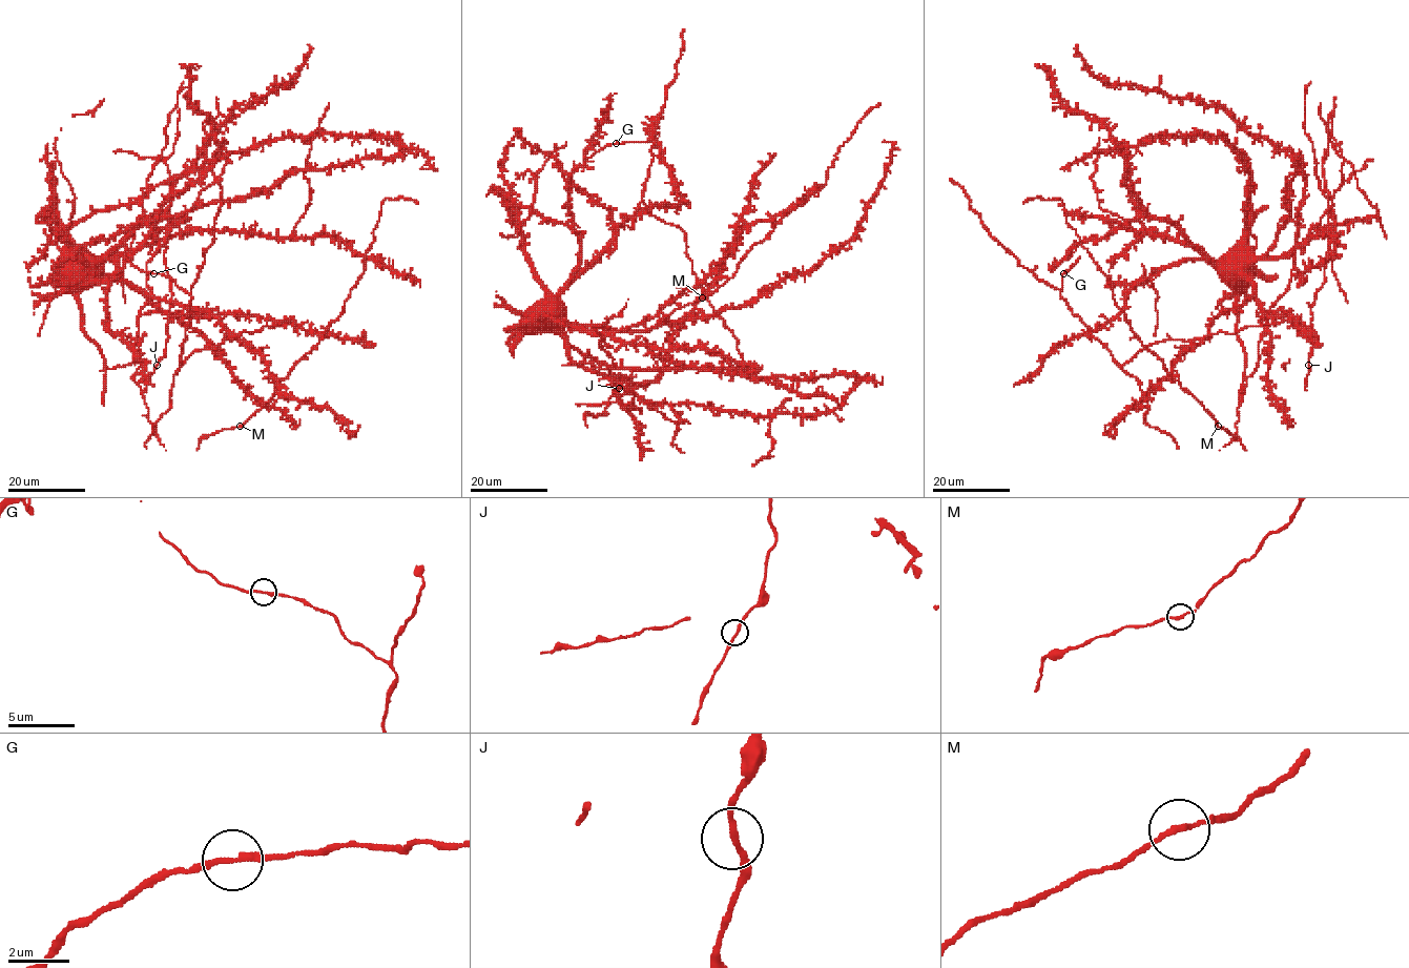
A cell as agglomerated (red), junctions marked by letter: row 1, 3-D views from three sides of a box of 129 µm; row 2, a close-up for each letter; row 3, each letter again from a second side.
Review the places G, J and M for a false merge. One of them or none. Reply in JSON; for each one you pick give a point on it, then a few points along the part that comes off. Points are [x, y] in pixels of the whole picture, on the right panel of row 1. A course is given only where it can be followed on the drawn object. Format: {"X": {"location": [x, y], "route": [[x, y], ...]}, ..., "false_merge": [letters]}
{"false_merge": []}

